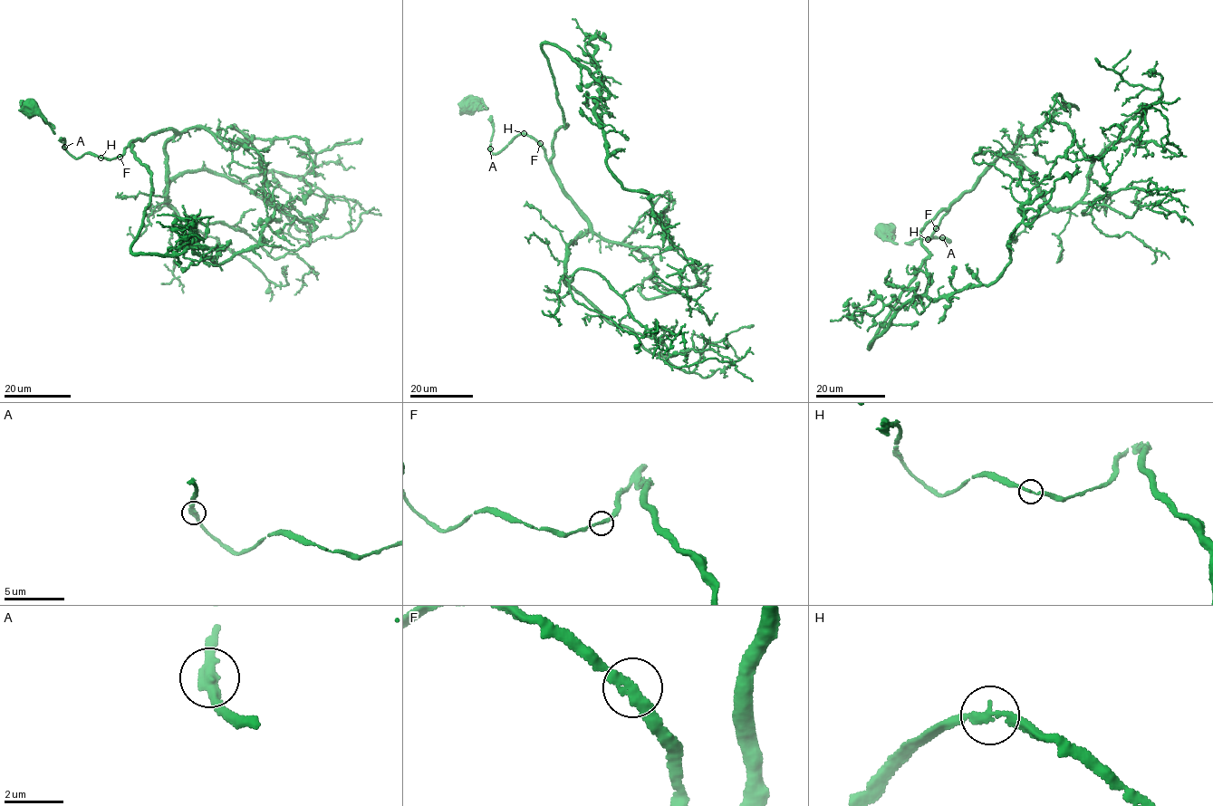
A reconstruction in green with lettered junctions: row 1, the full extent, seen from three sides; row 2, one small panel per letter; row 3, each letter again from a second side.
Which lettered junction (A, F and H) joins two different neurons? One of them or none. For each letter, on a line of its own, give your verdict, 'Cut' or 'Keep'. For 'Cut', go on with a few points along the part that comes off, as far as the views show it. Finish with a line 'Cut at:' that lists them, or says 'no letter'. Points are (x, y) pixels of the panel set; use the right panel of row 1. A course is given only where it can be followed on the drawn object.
A: Keep
F: Keep
H: Keep
Cut at: no letter

